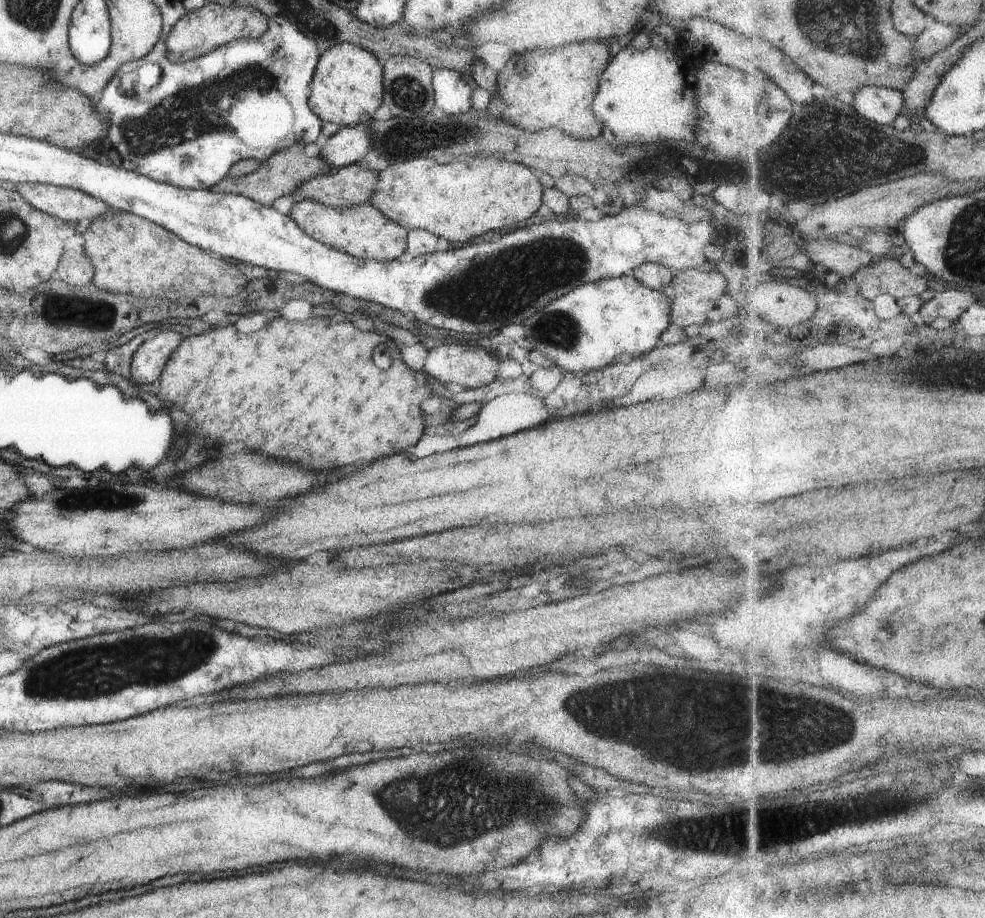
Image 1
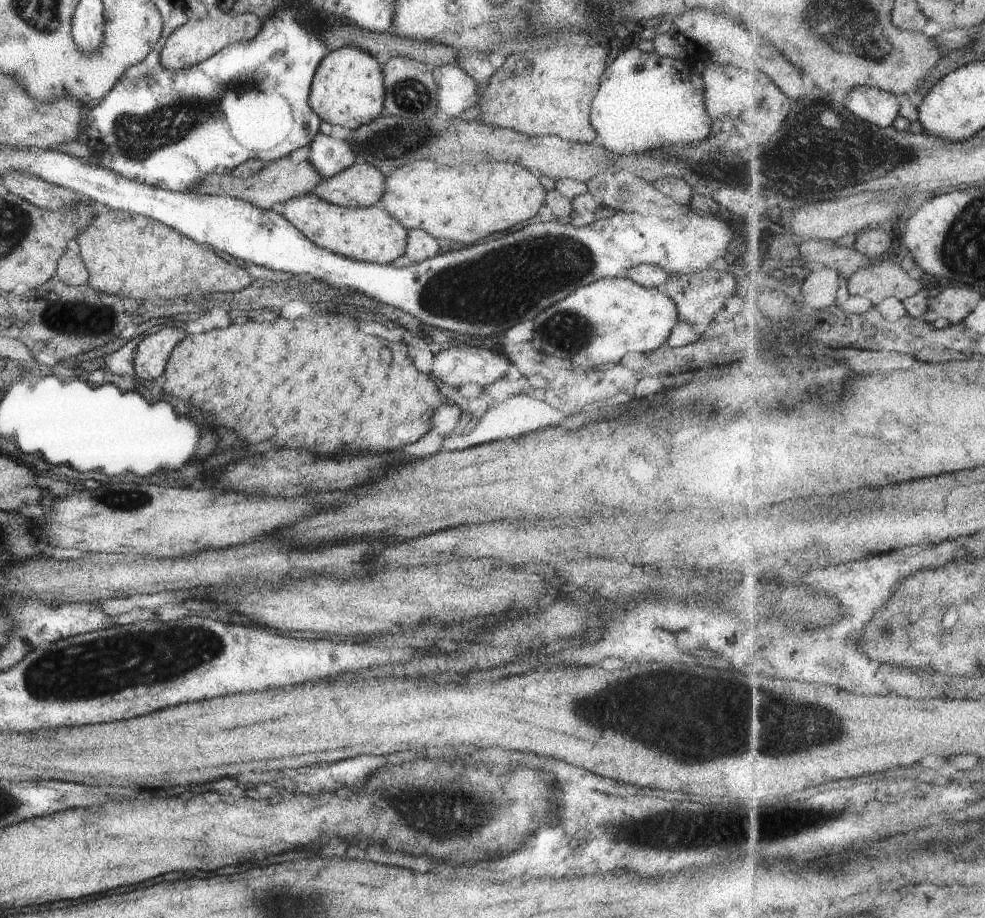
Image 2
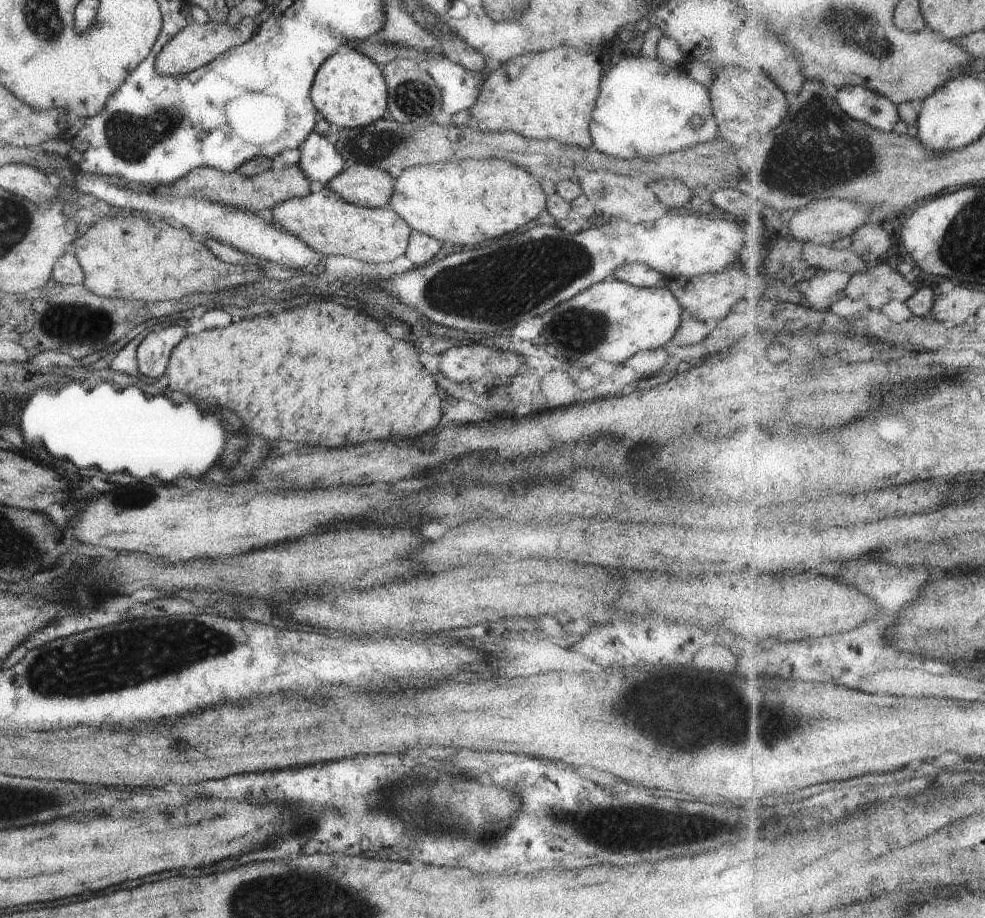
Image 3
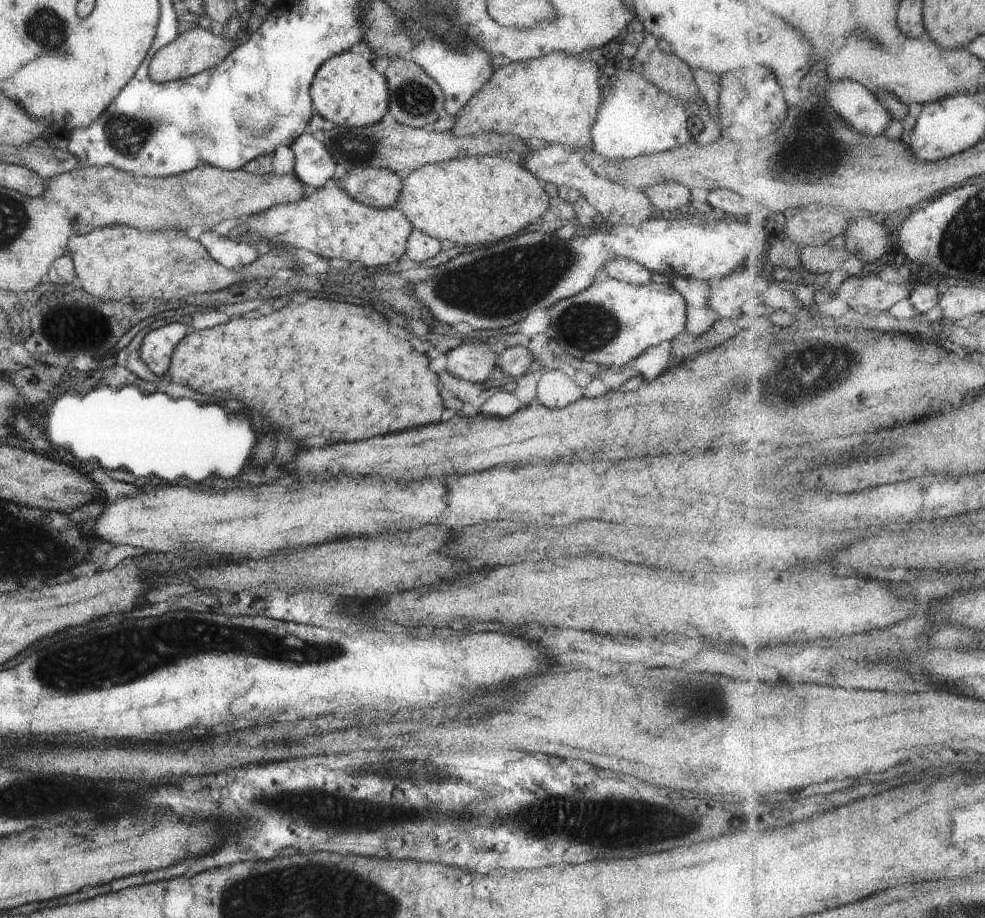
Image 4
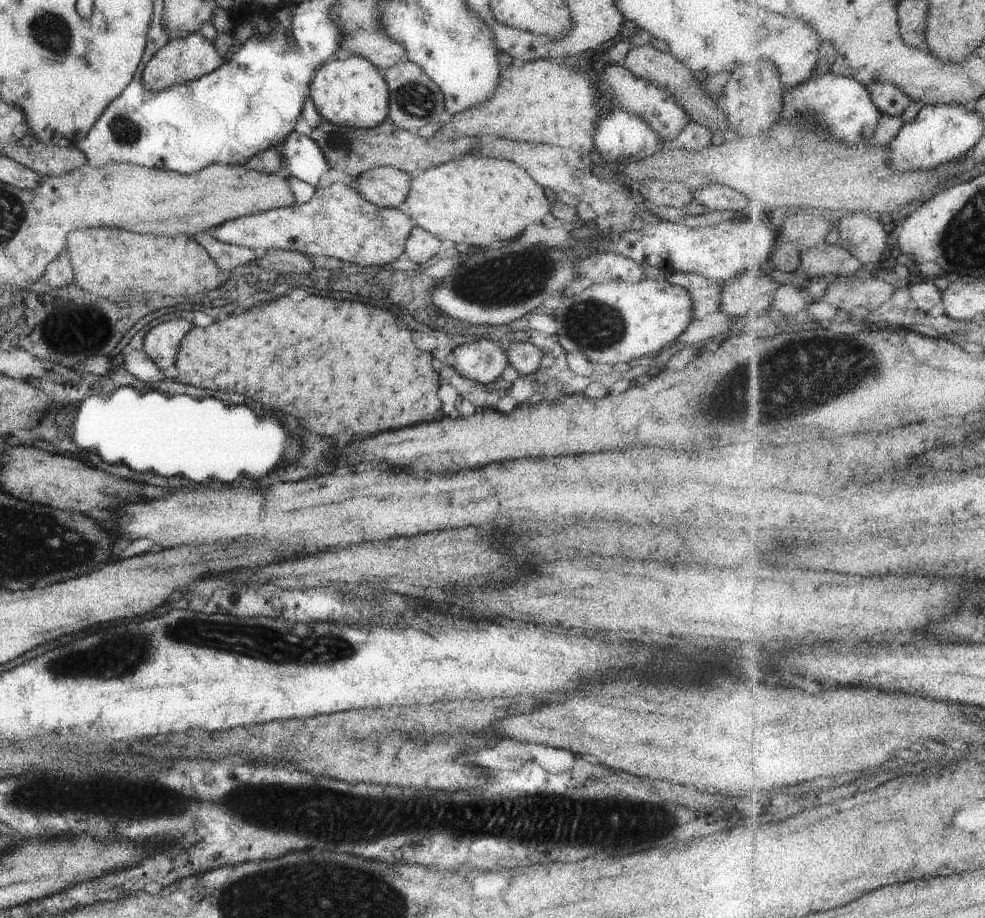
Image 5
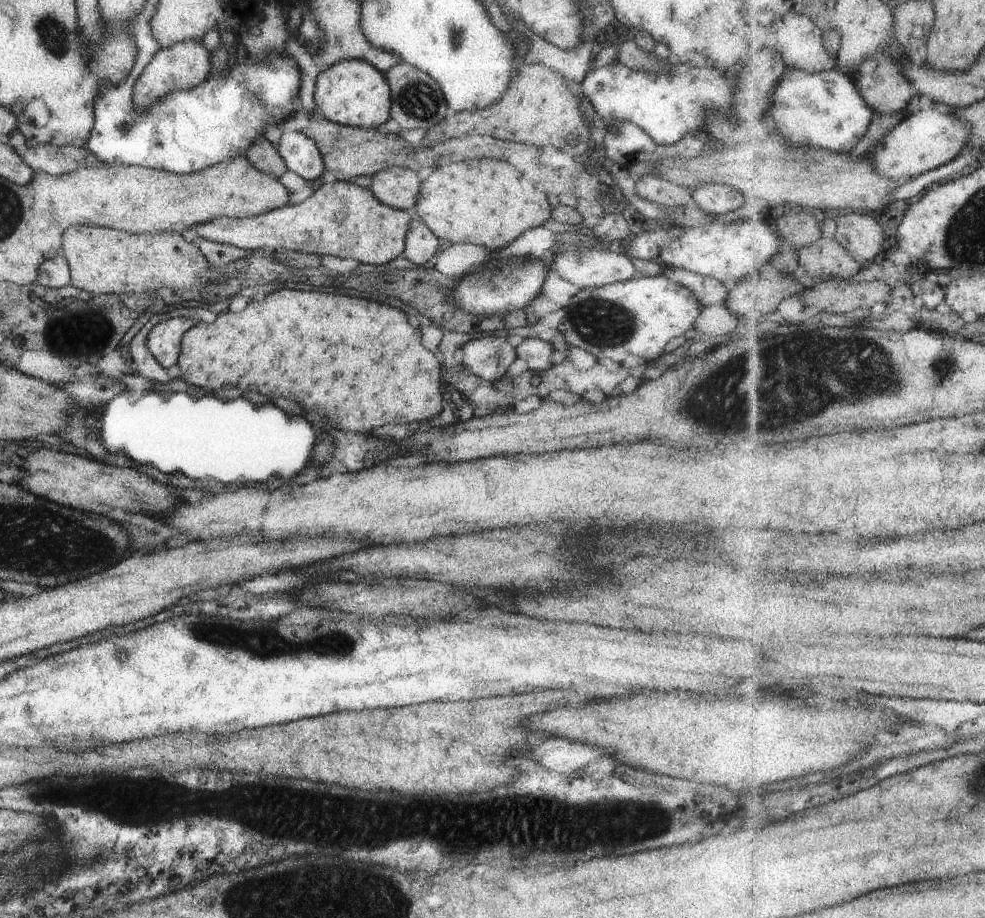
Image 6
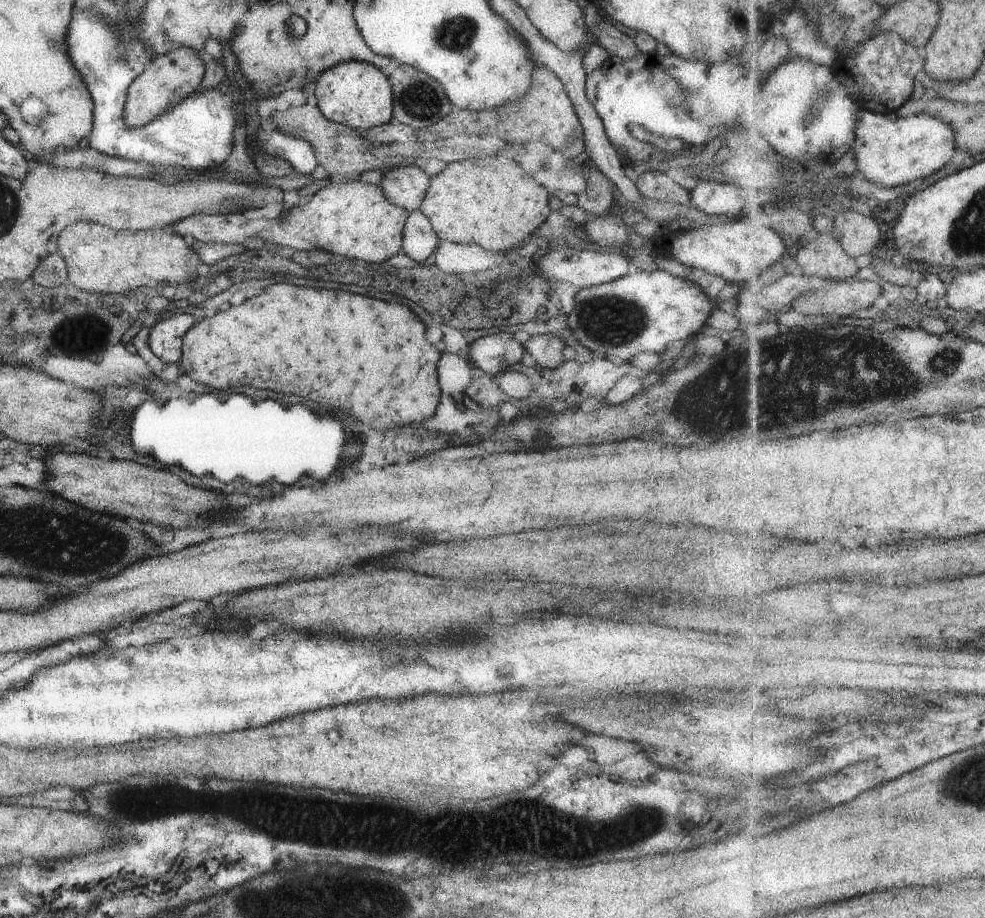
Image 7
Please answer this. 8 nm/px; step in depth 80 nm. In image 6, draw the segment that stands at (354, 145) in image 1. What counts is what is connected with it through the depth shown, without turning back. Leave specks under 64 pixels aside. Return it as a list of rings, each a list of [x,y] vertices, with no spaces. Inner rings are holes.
[[[302,132],[281,134],[276,152],[286,169],[307,182],[319,178],[326,170],[317,146]]]

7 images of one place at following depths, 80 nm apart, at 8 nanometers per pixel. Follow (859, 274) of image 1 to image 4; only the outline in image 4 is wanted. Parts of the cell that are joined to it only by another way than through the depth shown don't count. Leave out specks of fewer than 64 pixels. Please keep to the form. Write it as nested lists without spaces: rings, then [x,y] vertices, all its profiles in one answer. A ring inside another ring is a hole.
[[[878,274],[861,276],[859,280],[855,280],[854,277],[850,279],[851,282],[845,282],[841,286],[836,297],[851,308],[862,305],[871,313],[885,311],[896,302],[909,299],[912,293],[907,284],[887,282]]]

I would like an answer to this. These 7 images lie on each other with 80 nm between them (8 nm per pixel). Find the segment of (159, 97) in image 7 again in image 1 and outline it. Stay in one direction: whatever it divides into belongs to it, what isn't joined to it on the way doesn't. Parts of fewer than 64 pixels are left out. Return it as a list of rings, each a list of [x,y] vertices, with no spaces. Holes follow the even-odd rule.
[[[205,2],[201,8],[184,13],[173,24],[165,39],[166,59],[172,63],[185,62],[206,55],[230,40],[258,37],[268,27],[267,19],[264,14],[252,8],[239,8],[233,3],[223,7]]]

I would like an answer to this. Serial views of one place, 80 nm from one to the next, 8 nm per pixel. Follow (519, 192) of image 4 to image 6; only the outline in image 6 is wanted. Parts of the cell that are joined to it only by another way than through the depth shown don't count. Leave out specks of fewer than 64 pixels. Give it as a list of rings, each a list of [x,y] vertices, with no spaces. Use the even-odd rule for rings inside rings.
[[[479,158],[434,165],[431,174],[420,182],[410,213],[437,239],[493,250],[508,245],[524,230],[543,225],[551,210],[546,195],[535,190],[509,162]]]

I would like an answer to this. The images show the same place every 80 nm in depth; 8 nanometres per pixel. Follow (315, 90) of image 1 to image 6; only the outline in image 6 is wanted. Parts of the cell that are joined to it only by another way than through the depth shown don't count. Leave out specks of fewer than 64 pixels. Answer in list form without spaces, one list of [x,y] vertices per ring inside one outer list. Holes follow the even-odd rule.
[[[350,59],[319,69],[313,102],[322,117],[335,124],[359,129],[379,128],[390,119],[390,90],[383,73],[365,60]]]

